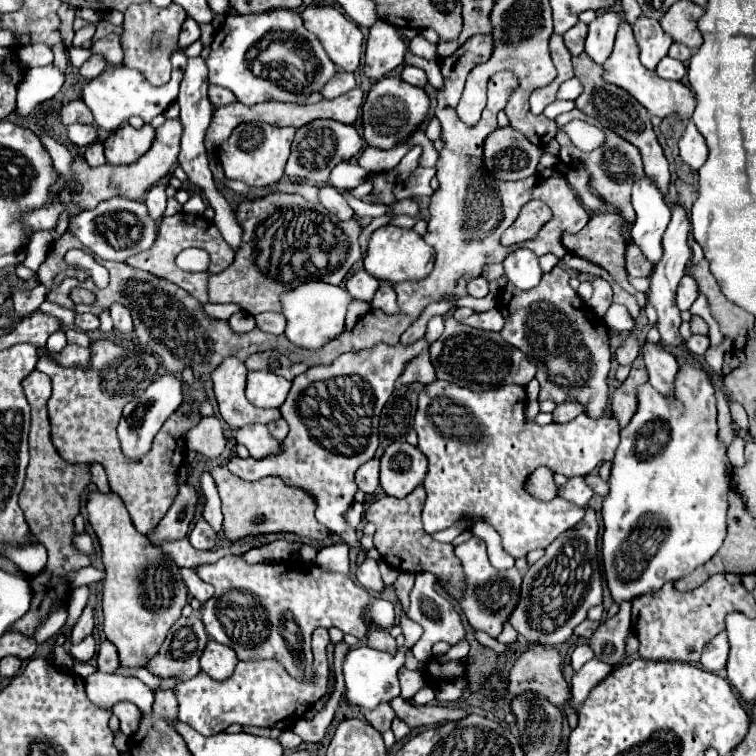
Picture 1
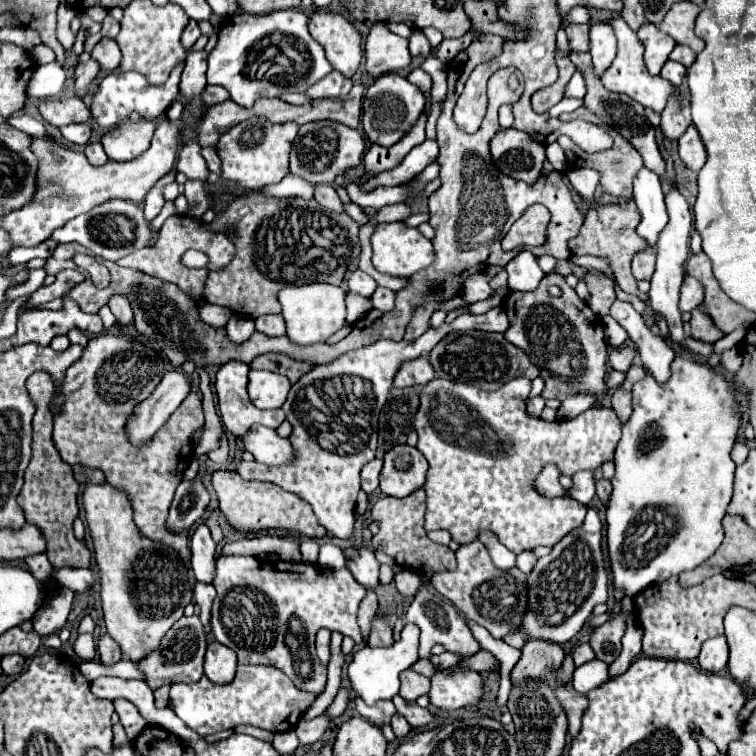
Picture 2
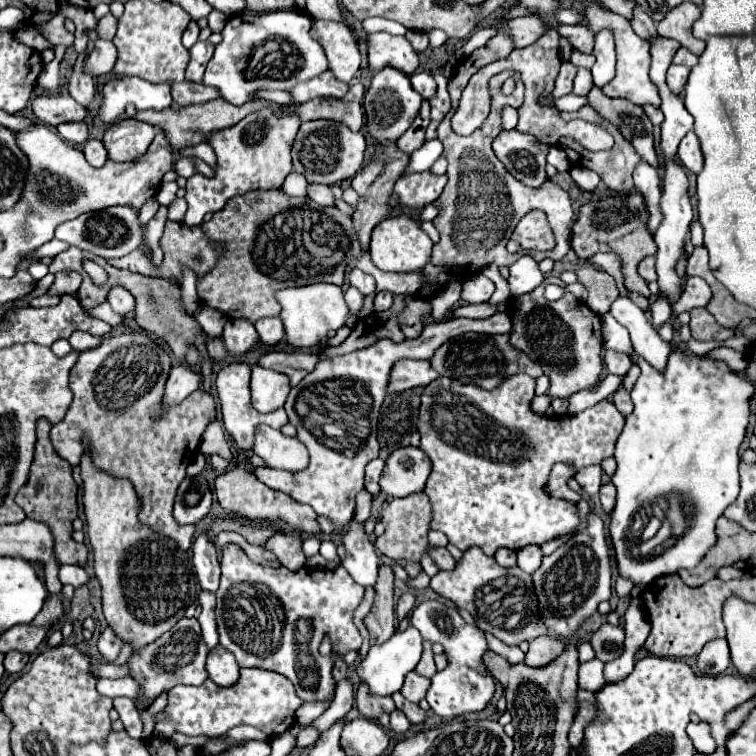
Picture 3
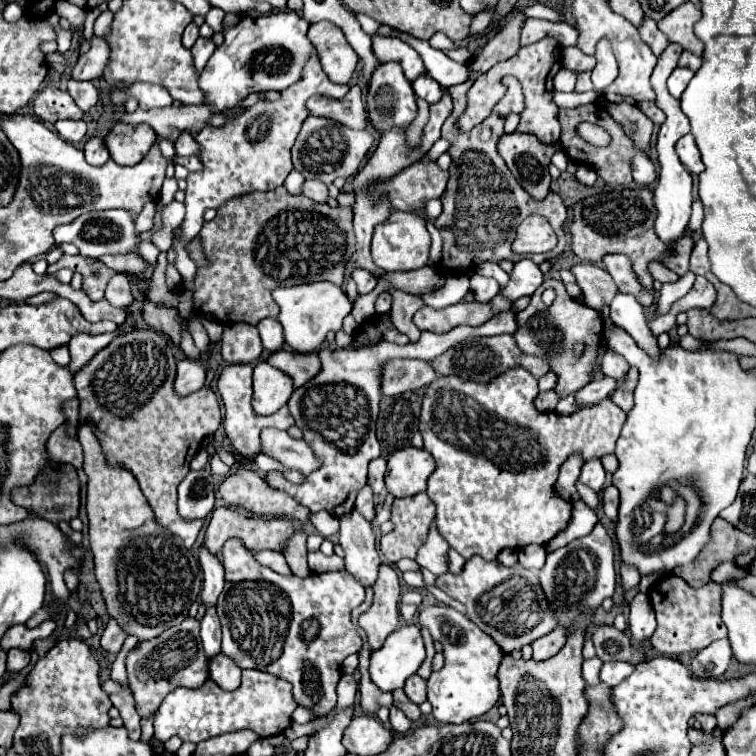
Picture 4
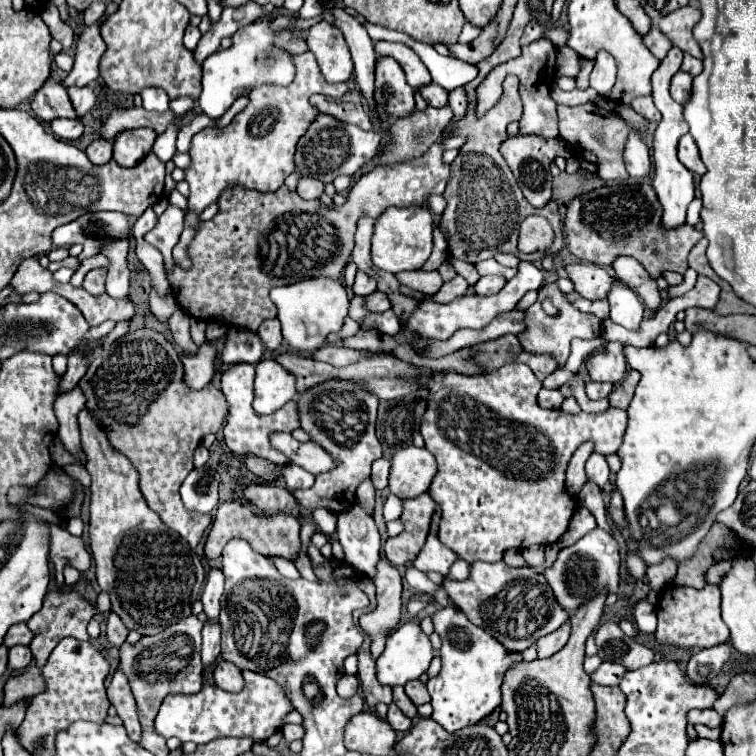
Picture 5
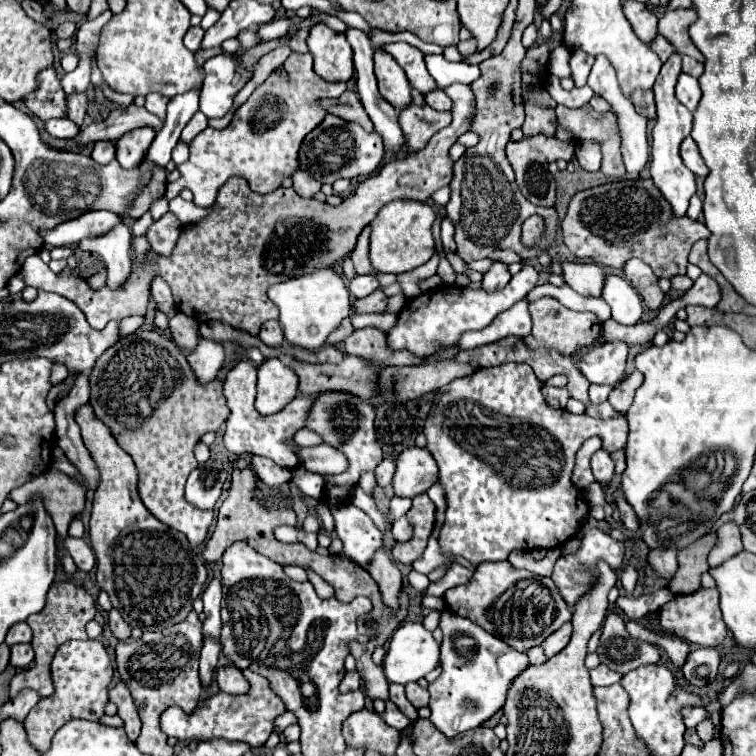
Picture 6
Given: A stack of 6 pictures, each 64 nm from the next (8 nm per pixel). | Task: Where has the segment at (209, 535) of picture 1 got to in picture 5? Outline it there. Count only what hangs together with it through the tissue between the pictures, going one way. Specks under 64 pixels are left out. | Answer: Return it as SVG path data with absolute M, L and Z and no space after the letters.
M208 568L206 574L206 586L202 592L202 604L204 604L204 612L210 620L218 620L218 612L220 612L220 596L224 590L224 574L220 568Z

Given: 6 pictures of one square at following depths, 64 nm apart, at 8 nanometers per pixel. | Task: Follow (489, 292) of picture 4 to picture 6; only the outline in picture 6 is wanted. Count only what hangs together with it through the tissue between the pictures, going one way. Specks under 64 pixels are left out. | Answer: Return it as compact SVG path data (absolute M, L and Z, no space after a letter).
M494 262L494 266L490 268L490 272L486 272L484 278L482 278L482 290L490 290L490 292L492 290L500 290L500 288L504 288L508 284L510 278L512 276L510 276L506 264Z

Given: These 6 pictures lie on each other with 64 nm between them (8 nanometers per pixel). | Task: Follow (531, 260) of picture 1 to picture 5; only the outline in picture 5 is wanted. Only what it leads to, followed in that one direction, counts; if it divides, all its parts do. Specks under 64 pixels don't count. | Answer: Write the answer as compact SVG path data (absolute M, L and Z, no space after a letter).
M522 262L518 266L518 272L512 280L506 282L506 286L494 294L494 296L488 296L488 298L480 298L476 294L468 294L468 296L462 296L450 304L434 304L434 302L420 302L418 310L412 312L408 324L398 332L396 340L402 342L402 340L408 340L412 342L412 332L418 332L420 336L424 338L438 338L438 340L446 340L450 338L458 328L484 328L486 324L490 324L498 314L502 312L510 312L514 310L514 306L518 304L518 300L530 292L530 290L538 290L540 286L544 284L544 278L542 278L542 270L536 268L536 264L532 262Z

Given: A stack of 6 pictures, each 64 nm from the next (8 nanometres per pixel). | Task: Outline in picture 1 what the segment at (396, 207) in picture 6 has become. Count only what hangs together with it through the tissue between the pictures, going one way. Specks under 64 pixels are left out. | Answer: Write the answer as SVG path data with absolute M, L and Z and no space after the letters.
M382 226L382 228L374 230L370 240L368 240L368 250L366 250L366 258L364 258L364 270L370 276L374 276L376 280L388 282L388 284L422 280L432 272L432 268L426 268L428 262L432 262L432 258L434 258L432 248L414 230L396 228L396 226Z

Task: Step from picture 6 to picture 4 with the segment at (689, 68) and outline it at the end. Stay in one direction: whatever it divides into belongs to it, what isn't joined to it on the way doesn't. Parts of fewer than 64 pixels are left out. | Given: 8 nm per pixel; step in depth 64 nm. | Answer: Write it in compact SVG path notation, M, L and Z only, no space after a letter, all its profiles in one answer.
M682 52L680 54L680 60L678 60L678 66L686 66L686 68L690 68L690 70L698 70L700 68L700 64L702 64L702 60L698 58L698 56L694 56L694 54L690 54L690 52Z

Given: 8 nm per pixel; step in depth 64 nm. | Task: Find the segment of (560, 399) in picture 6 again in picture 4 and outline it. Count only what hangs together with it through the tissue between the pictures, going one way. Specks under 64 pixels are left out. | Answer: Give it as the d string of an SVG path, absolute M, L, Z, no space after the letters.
M550 390L550 392L538 394L536 400L534 400L534 406L536 406L536 410L540 410L540 412L552 412L554 406L558 404L558 400L560 400L560 398Z

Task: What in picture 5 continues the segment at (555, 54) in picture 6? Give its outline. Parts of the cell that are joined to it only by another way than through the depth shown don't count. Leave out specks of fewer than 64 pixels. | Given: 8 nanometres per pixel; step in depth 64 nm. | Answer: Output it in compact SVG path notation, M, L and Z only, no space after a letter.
M562 46L558 48L558 56L556 56L556 74L564 74L564 76L576 76L580 72L580 64L582 64L582 56L576 54L576 50Z

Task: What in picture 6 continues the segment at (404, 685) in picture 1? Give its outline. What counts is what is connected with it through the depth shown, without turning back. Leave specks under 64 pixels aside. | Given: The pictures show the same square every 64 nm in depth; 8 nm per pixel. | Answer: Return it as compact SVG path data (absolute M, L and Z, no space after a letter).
M409 682L405 685L406 697L416 708L422 708L422 706L428 706L428 700L430 700L430 694L426 688L422 688L418 682Z

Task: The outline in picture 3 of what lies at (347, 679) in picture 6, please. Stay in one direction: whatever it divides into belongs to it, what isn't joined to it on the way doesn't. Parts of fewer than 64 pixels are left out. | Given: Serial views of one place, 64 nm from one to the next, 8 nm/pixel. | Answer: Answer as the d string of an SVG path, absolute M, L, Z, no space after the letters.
M340 680L338 686L336 686L336 694L334 694L334 700L332 700L330 708L328 708L318 720L314 720L312 724L314 724L320 732L328 730L336 720L340 720L342 716L346 716L346 712L352 708L352 704L354 704L354 696L352 696L352 694L354 694L354 692L352 692L352 682Z

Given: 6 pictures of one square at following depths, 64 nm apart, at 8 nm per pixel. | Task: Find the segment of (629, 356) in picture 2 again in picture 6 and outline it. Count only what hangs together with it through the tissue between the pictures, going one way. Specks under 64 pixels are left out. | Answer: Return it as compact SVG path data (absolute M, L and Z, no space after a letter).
M604 342L582 356L580 368L588 382L616 386L626 374L626 358L628 346L624 342Z

